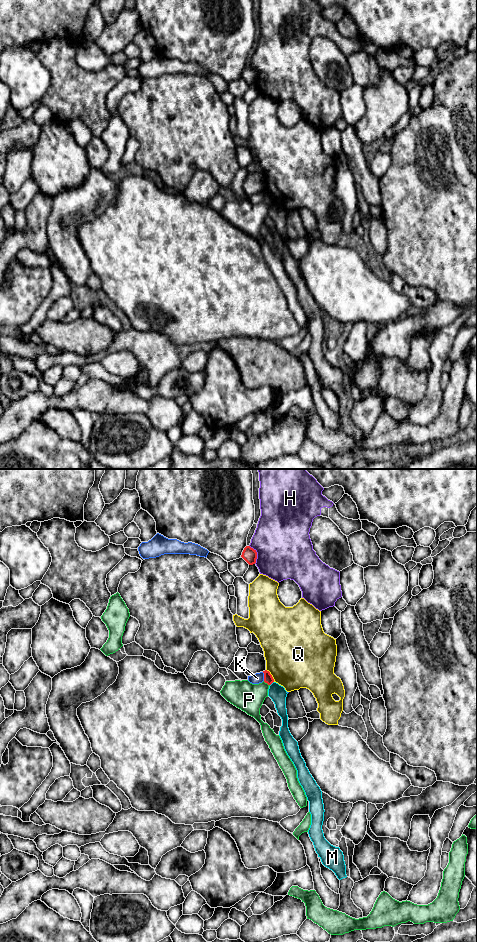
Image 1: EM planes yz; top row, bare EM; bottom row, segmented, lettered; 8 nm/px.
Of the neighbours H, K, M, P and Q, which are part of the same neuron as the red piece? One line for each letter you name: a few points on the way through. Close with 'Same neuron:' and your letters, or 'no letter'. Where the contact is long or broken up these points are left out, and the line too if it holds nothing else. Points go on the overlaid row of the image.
Same neuron: no letter

